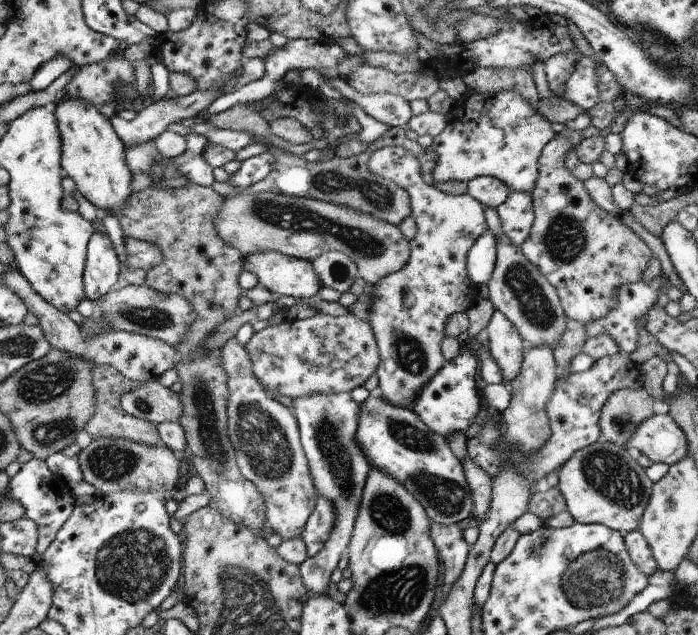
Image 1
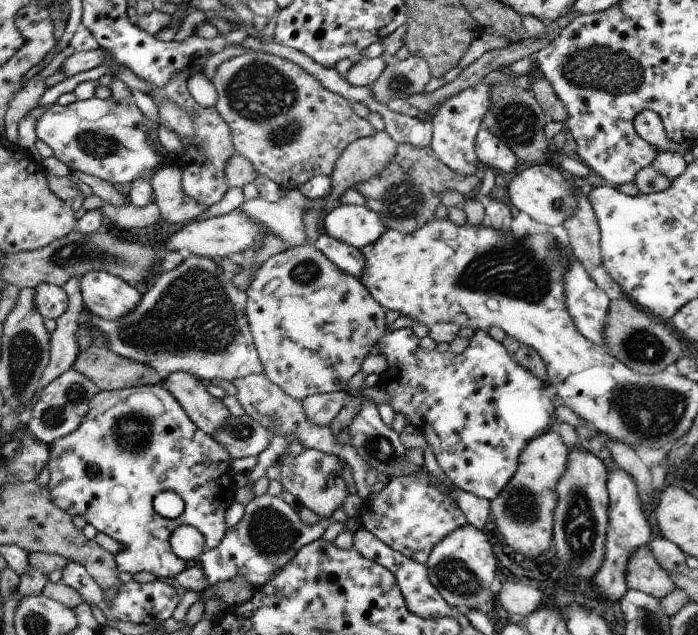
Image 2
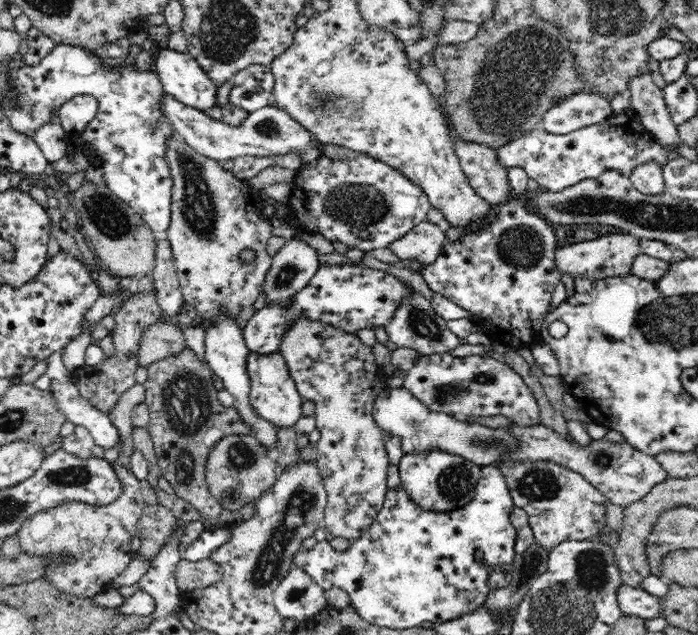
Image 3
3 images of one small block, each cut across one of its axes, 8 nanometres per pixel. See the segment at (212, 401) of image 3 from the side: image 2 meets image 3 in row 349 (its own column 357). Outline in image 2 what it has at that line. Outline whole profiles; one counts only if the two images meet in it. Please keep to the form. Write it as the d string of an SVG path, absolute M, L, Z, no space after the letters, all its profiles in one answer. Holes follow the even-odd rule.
M400 144L392 163L378 177L359 183L353 189L366 198L364 206L381 217L386 229L409 234L420 229L424 222L434 219L434 212L441 204L441 195L444 192L458 191L470 197L477 194L481 181L481 172L472 175L453 172L437 158L431 147L416 149L411 145Z

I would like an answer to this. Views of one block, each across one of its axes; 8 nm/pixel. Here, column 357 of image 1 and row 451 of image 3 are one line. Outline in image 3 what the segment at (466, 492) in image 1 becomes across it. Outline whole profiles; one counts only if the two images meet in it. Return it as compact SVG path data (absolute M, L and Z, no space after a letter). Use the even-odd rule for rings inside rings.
M430 450L426 454L403 454L398 462L400 487L424 510L450 512L466 506L476 494L477 482L481 478L481 467L465 458L444 452Z

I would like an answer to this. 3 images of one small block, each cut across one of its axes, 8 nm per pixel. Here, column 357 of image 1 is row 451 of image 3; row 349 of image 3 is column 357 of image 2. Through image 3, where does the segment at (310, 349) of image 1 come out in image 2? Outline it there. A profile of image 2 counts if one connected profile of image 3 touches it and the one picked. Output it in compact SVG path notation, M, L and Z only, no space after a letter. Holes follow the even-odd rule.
M301 245L292 249L276 254L266 260L257 270L255 279L247 288L248 309L247 320L251 323L251 332L254 336L256 351L259 352L259 358L262 360L263 372L275 386L282 388L292 399L303 401L309 396L319 393L332 393L335 391L346 391L349 389L349 380L360 371L363 360L374 353L376 342L386 330L386 310L372 297L372 294L365 288L360 279L354 279L346 271L342 271L335 263L332 263L318 247L313 245Z

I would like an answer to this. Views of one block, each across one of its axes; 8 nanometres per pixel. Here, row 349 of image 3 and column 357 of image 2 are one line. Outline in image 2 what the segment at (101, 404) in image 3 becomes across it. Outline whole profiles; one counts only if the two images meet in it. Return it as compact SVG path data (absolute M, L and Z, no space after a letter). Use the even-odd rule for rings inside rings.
M242 51L242 56L218 66L213 86L218 94L215 110L230 128L232 145L238 154L248 158L255 170L274 181L284 191L297 189L317 175L331 177L335 163L344 150L357 139L376 132L366 118L358 117L351 102L331 92L302 67L272 54Z

